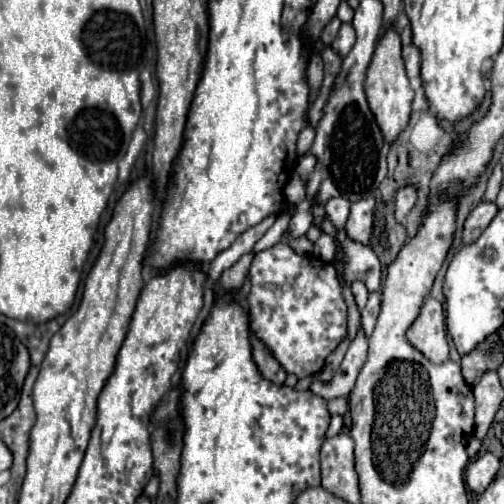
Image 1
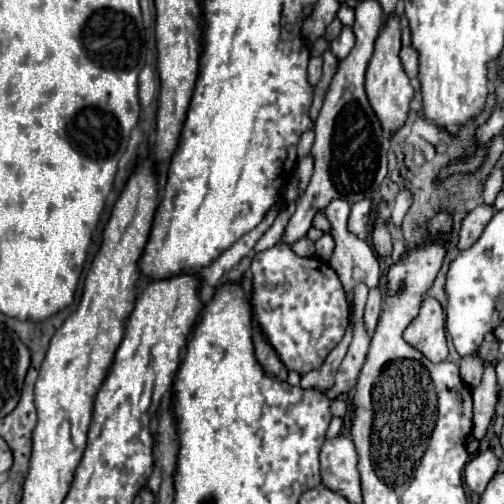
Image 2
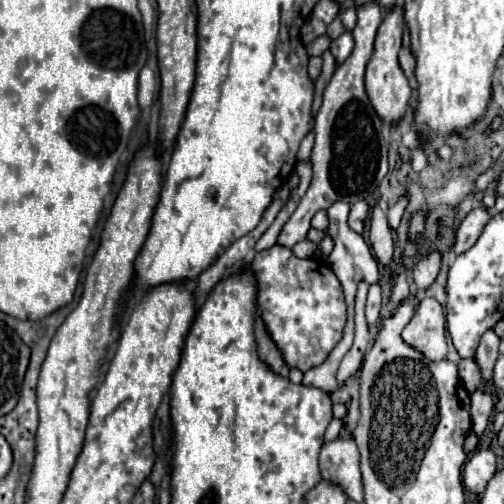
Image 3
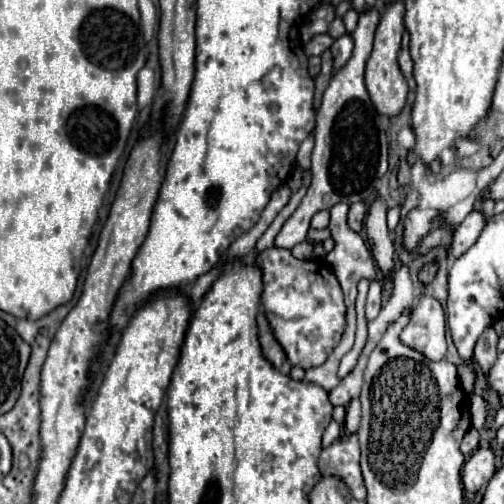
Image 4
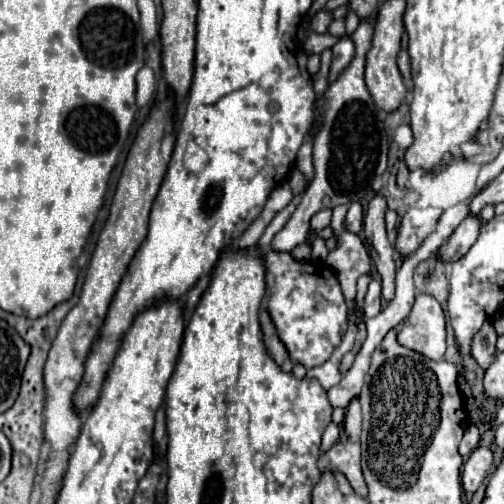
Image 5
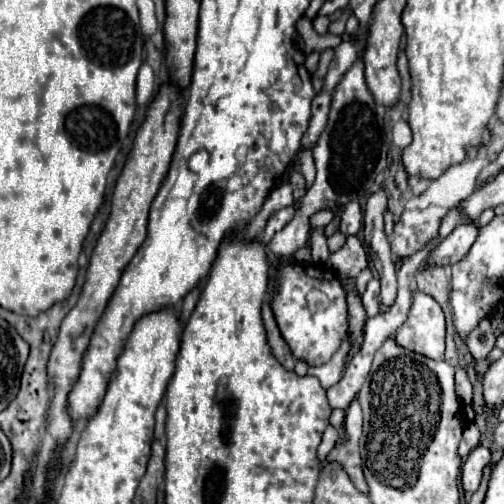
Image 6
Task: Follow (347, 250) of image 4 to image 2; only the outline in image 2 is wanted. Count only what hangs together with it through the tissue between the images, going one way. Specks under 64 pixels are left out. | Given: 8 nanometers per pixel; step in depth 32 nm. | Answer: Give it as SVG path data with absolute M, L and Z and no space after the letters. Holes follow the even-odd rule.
M332 200L332 204L326 208L326 216L332 224L330 228L330 234L336 242L336 248L328 260L328 264L332 264L332 268L336 270L342 286L346 292L354 290L356 284L364 282L368 288L374 288L378 286L378 280L380 280L380 266L378 266L378 256L374 256L374 250L364 242L360 240L358 236L354 236L348 226L346 226L346 220L348 220L348 212L350 212L350 204L346 200Z

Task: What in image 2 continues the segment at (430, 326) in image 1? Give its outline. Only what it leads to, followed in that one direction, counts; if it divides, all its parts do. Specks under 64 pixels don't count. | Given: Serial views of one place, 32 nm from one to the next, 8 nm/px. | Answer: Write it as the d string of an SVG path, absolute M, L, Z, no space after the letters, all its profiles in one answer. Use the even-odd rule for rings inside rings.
M426 296L422 300L418 316L404 330L404 340L432 362L442 362L448 358L446 316L436 298Z

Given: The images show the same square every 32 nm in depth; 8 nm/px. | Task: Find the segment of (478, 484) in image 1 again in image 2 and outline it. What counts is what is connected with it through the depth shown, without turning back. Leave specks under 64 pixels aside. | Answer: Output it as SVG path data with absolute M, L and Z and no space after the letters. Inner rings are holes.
M490 450L478 452L476 456L470 458L470 462L464 468L464 482L472 492L482 494L486 484L492 480L496 472L498 472L498 458Z

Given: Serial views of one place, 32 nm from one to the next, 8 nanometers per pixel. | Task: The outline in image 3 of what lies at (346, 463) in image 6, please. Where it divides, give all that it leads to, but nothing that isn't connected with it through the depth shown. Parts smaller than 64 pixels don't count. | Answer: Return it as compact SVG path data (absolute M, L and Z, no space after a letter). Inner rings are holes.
M336 438L322 446L320 452L320 472L324 480L334 480L340 484L346 494L362 502L364 500L364 488L362 488L362 476L360 476L360 452L354 442L354 438Z

